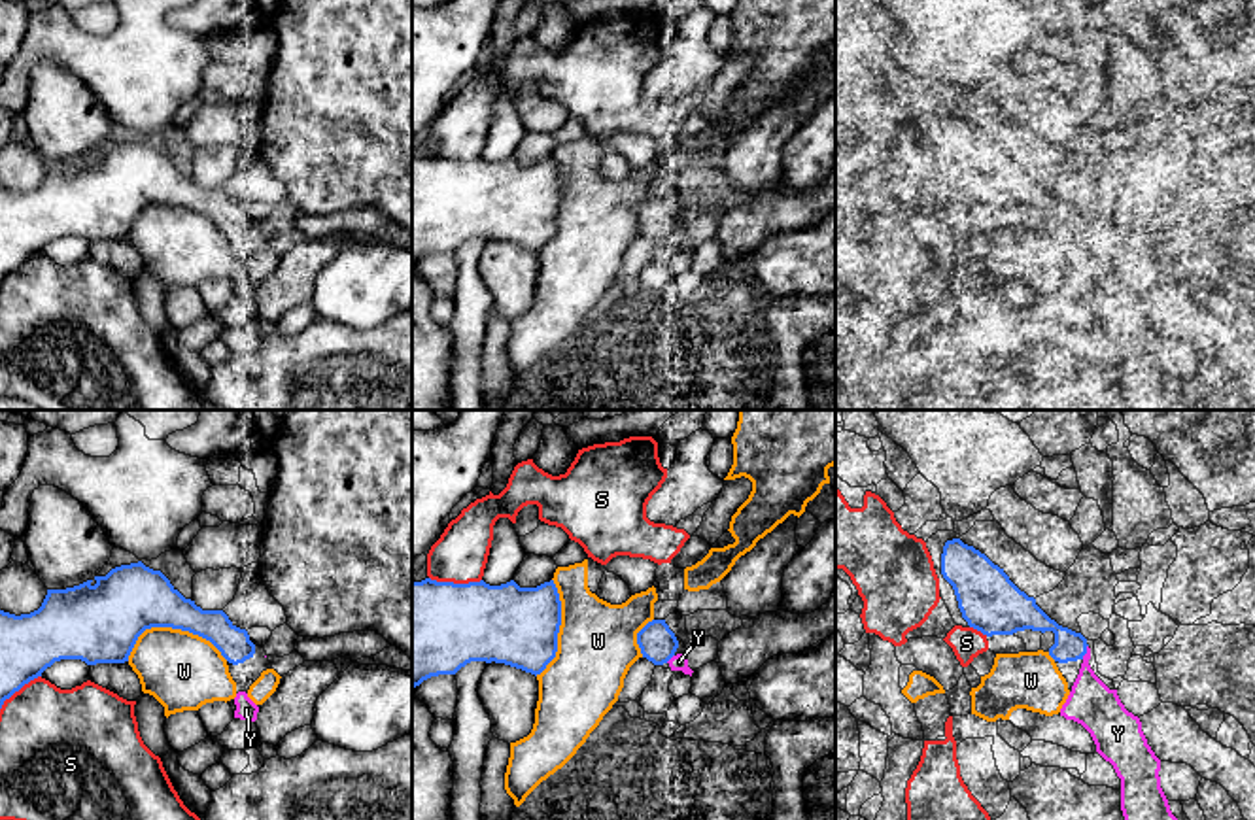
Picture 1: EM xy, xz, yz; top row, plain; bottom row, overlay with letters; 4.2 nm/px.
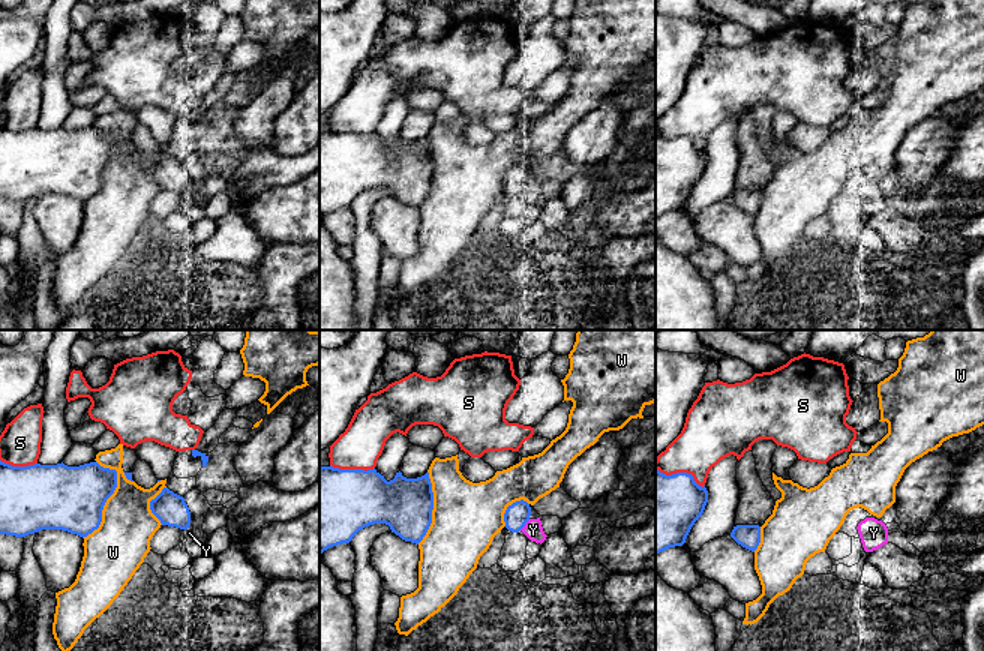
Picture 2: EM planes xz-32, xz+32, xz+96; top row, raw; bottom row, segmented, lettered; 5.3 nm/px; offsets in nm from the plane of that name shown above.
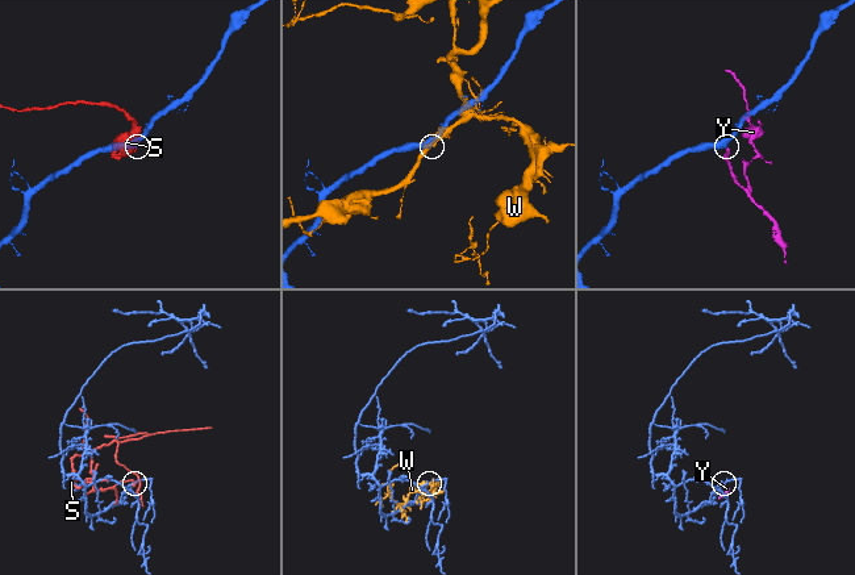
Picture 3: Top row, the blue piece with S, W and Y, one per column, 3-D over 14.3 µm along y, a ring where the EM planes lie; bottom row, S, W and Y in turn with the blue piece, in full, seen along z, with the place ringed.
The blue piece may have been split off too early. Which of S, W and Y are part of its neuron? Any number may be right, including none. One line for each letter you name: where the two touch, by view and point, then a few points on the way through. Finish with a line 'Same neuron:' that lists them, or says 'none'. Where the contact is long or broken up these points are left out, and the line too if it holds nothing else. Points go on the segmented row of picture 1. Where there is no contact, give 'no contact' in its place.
Y: meets blue in yz at (1085, 652)
Same neuron: Y

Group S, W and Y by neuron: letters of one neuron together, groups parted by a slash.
S / W / Y

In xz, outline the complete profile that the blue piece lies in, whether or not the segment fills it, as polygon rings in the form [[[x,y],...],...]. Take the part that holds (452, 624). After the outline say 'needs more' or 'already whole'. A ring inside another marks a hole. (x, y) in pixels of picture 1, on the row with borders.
[[[514,580],[490,586],[412,582],[412,686],[438,675],[456,675],[471,661],[505,663],[541,675],[556,658],[561,625],[561,601],[554,580],[520,588]]]; already whole

